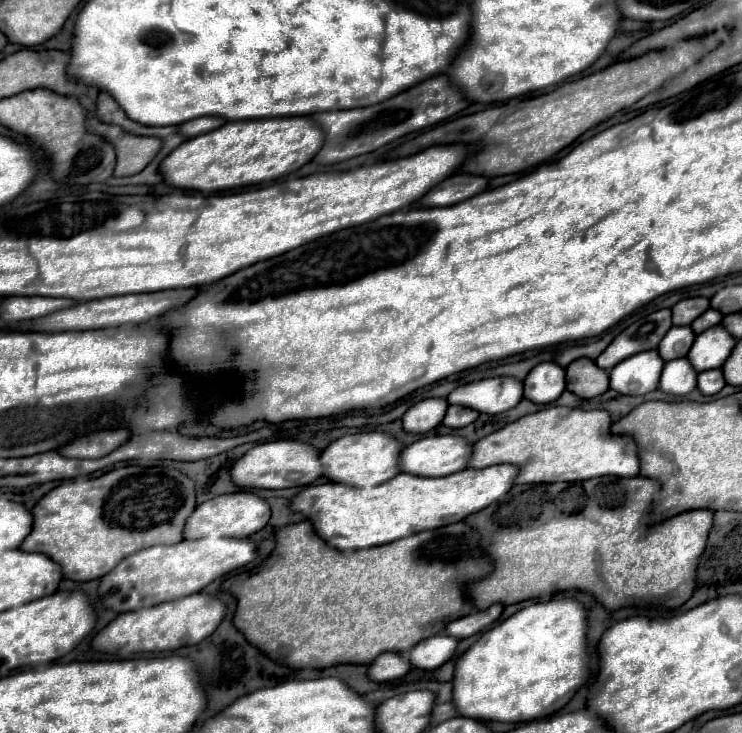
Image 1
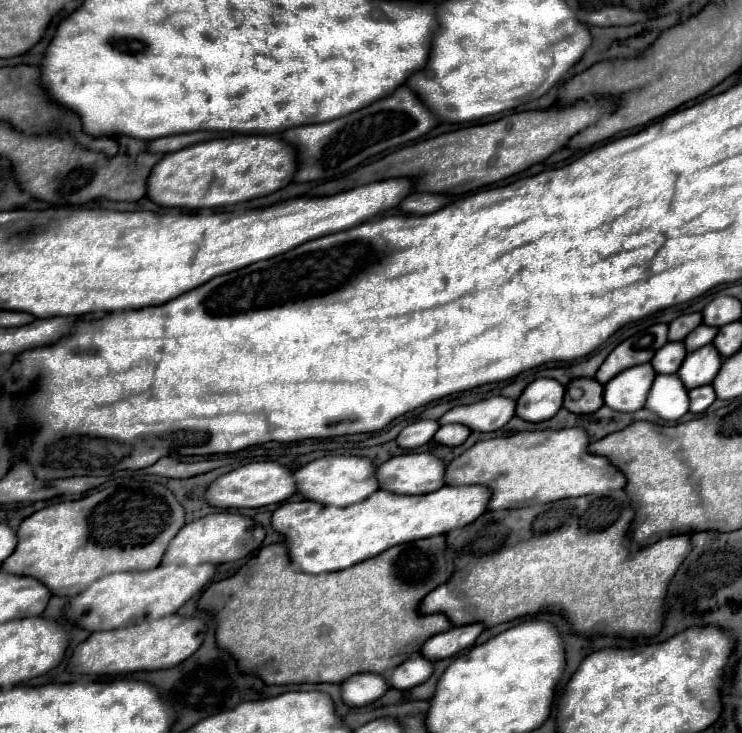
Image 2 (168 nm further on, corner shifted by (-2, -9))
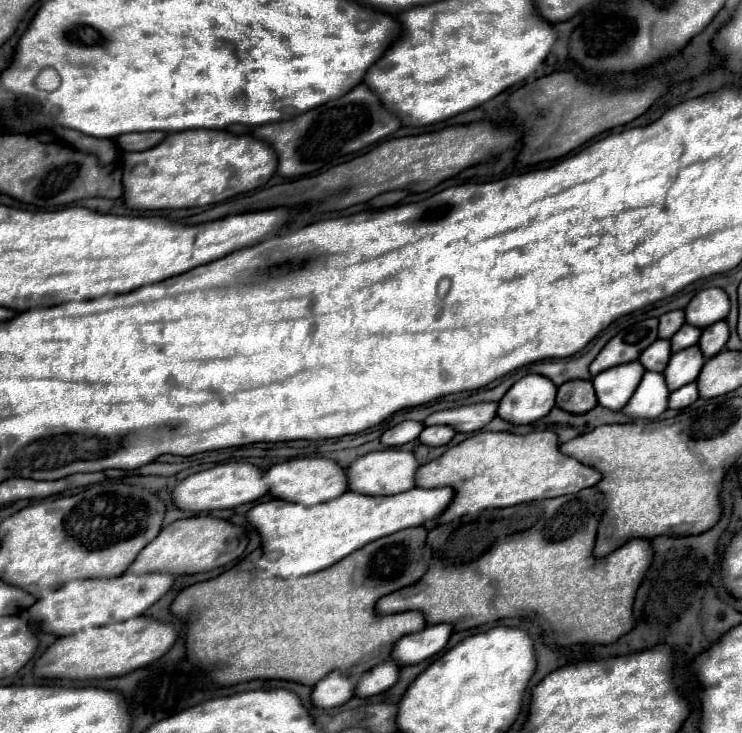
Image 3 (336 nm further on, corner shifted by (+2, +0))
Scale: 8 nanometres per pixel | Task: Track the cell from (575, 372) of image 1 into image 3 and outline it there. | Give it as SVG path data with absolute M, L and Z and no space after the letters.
M575 379L567 385L569 387L563 387L563 391L567 389L567 393L559 393L557 397L557 407L561 407L563 411L587 413L597 405L597 397L595 397L595 389L591 381Z

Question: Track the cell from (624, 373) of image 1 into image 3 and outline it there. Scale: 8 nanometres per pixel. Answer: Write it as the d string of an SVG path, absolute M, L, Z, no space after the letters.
M635 361L635 363L623 363L619 367L611 367L599 373L597 377L593 377L599 405L611 411L621 411L635 393L643 373L645 367L639 361Z

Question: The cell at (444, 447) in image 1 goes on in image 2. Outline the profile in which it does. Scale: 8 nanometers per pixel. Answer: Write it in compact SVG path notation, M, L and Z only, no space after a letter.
M429 452L389 458L379 466L379 490L393 494L429 494L443 486L445 464Z

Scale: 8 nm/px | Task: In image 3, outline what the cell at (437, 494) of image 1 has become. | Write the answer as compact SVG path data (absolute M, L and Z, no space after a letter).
M413 487L409 491L397 495L361 495L355 491L347 491L337 499L319 503L319 505L299 505L283 499L271 499L257 503L247 519L261 535L261 567L269 575L277 577L299 577L317 573L351 555L359 547L367 543L397 533L401 529L419 527L429 521L435 521L441 513L447 511L451 501L455 499L455 489L437 487L437 489L421 489Z

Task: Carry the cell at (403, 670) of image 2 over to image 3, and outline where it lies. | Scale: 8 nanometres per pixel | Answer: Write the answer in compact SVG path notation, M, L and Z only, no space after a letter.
M389 659L361 675L361 679L357 681L357 687L355 687L355 695L357 697L379 695L379 693L387 691L389 687L393 687L397 681L399 681L399 665Z

